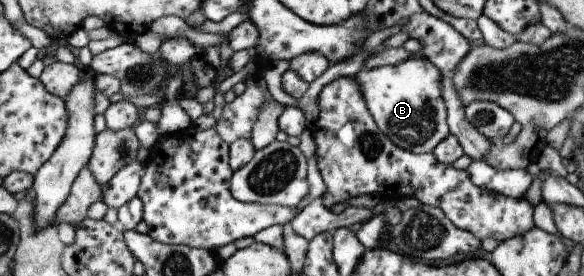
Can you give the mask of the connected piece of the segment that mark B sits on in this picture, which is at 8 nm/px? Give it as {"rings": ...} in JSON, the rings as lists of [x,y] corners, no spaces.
{"rings":[[[412,53],[395,65],[360,69],[353,74],[365,107],[380,133],[393,145],[411,153],[430,153],[449,133],[441,95],[441,72],[422,54]]]}

